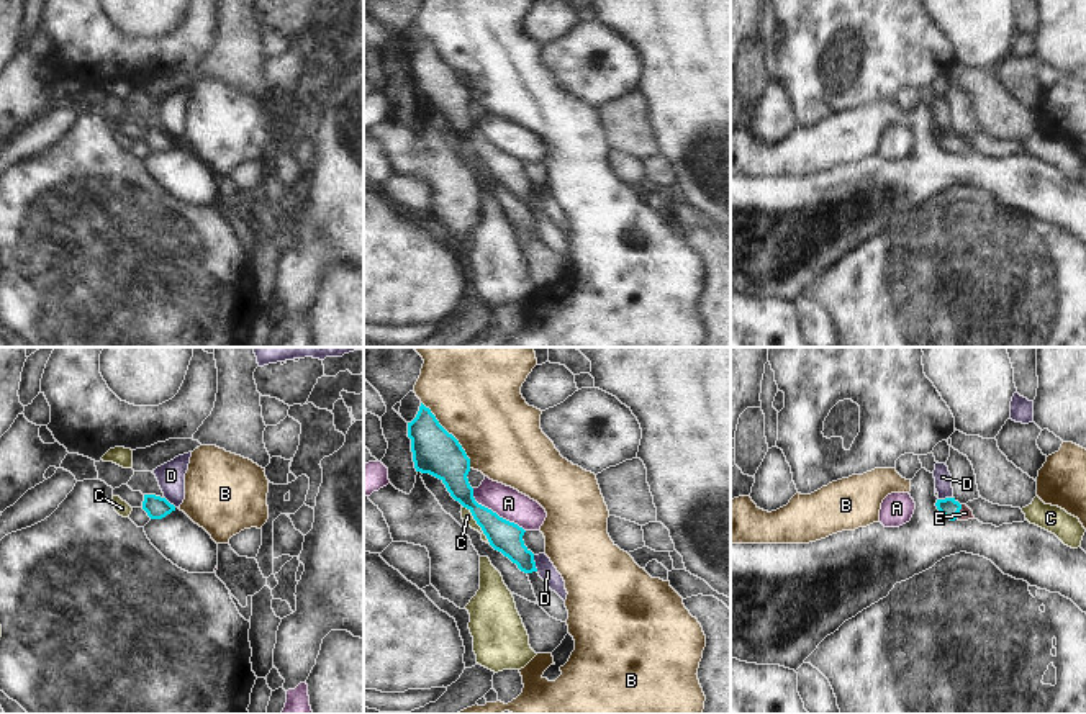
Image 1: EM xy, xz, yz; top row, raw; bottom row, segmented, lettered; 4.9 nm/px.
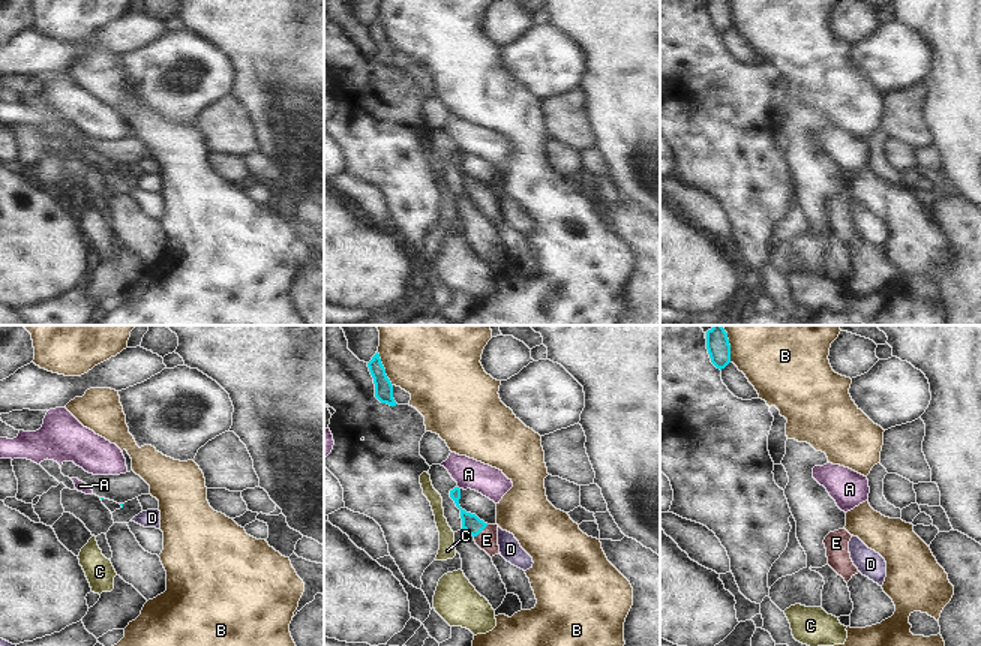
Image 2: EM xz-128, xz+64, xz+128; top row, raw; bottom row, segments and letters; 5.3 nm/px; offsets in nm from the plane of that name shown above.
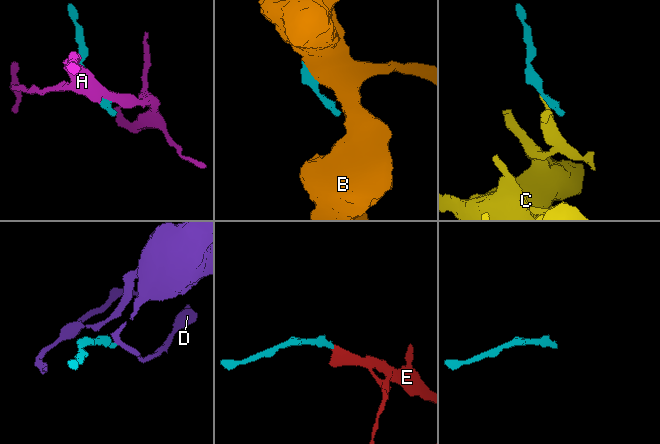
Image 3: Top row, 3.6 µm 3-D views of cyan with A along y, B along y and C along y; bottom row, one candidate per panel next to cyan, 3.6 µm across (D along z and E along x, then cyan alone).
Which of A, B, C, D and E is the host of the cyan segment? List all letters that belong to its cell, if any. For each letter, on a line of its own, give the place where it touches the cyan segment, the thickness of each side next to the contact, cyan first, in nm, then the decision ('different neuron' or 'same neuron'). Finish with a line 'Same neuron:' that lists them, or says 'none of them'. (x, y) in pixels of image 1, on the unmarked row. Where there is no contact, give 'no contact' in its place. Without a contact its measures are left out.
A: xz (495, 146) | 160/160 nm | different neuron
B: xz (451, 67) | 220/400 nm | different neuron
C: xz (477, 156) | 160/50 nm | different neuron
D: xz (534, 197) | 160/90 nm | different neuron
E: yz (959, 144) | 90/70 nm | same neuron
Same neuron: E

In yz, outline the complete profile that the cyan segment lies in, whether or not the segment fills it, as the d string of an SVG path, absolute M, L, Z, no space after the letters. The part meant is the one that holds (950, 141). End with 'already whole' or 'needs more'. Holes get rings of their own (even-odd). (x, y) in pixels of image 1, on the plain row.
M955 131L937 133L935 139L950 154L975 152L973 144L966 138L960 138Z; needs more

